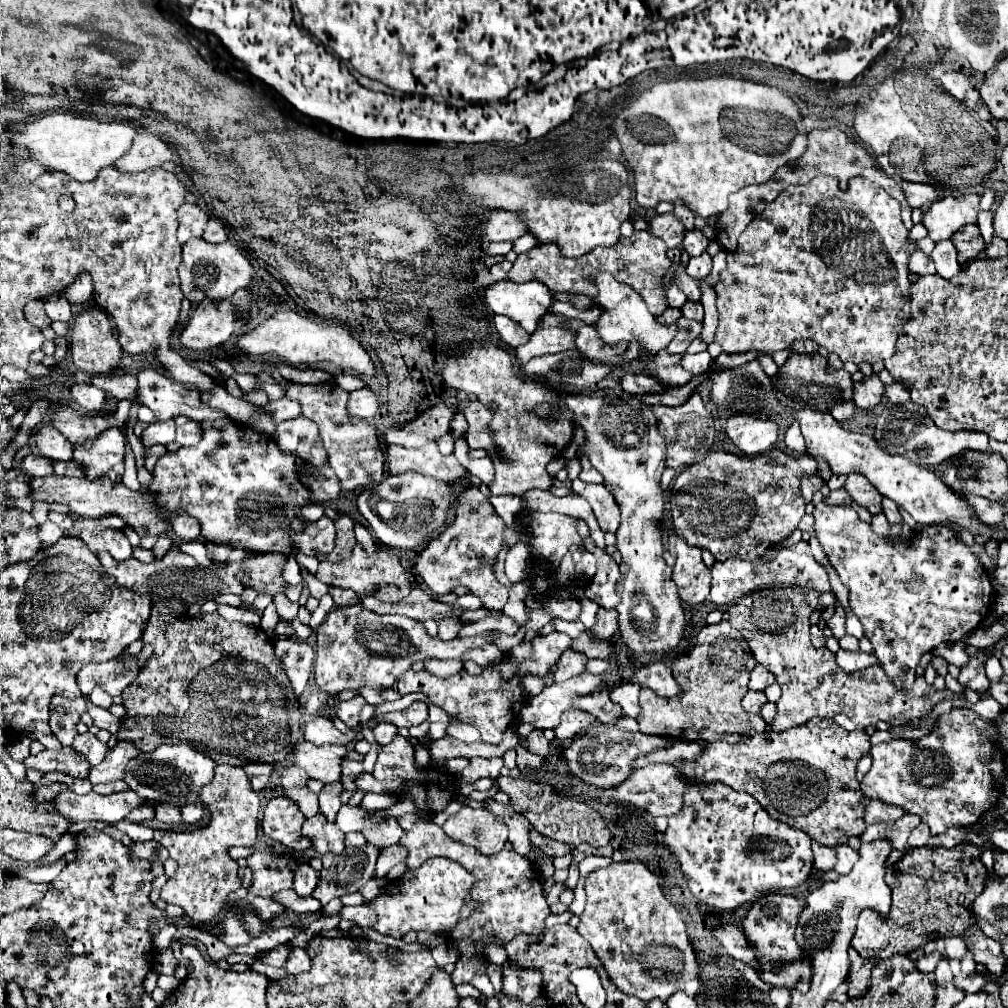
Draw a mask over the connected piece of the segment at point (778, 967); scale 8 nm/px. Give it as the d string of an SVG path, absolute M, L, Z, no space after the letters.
M766 895L758 899L742 921L742 929L752 945L758 951L760 961L766 967L766 973L760 975L772 987L796 987L800 991L808 991L806 977L810 977L808 963L802 961L802 951L794 941L794 929L798 923L798 915L802 911L802 901L790 895Z

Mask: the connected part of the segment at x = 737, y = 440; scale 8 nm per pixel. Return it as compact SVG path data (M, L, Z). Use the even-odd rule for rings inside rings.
M732 415L726 423L726 435L742 455L762 455L776 443L778 425L774 419Z

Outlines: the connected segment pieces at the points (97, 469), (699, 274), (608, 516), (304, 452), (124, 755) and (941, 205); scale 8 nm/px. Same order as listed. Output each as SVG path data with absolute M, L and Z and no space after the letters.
M112 427L98 439L86 445L76 445L74 459L82 463L84 479L102 479L118 461L124 461L124 451L126 439L120 429Z
M702 253L698 257L692 257L686 265L686 273L692 279L704 279L712 271L712 257L708 253Z
M574 479L572 491L590 503L602 531L618 529L620 525L618 503L614 503L614 497L610 495L610 489L606 485L594 485L594 483L584 483L580 479Z
M304 415L278 423L274 431L274 441L278 443L282 453L296 455L308 465L318 467L328 463L326 449L322 447L322 439L318 435L316 423L306 419Z
M118 741L118 745L106 753L104 761L98 767L92 767L90 783L98 785L98 783L120 781L122 775L126 775L126 763L130 763L134 755L140 755L140 749L134 747L134 743Z
M948 195L934 201L922 217L922 225L928 229L928 237L938 243L942 239L950 239L960 227L976 223L978 203L978 195Z

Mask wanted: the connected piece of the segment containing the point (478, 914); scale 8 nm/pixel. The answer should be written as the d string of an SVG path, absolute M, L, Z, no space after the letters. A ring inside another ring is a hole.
M408 813L400 815L398 823L402 823L402 829L406 831L406 839L402 839L400 845L408 849L408 857L406 857L408 869L420 867L424 859L438 855L458 861L466 871L470 871L476 877L476 883L470 889L470 897L478 903L478 907L474 909L474 915L470 915L470 919L460 919L458 925L448 933L450 943L454 943L460 949L460 957L452 973L454 985L470 983L474 975L486 975L490 961L486 959L484 951L490 945L506 947L506 943L510 943L520 933L536 933L536 935L542 933L544 919L550 915L550 907L544 899L544 889L536 877L532 861L520 857L516 851L506 851L506 849L490 857L480 855L474 847L452 841L436 823L424 821L416 815L408 815Z

